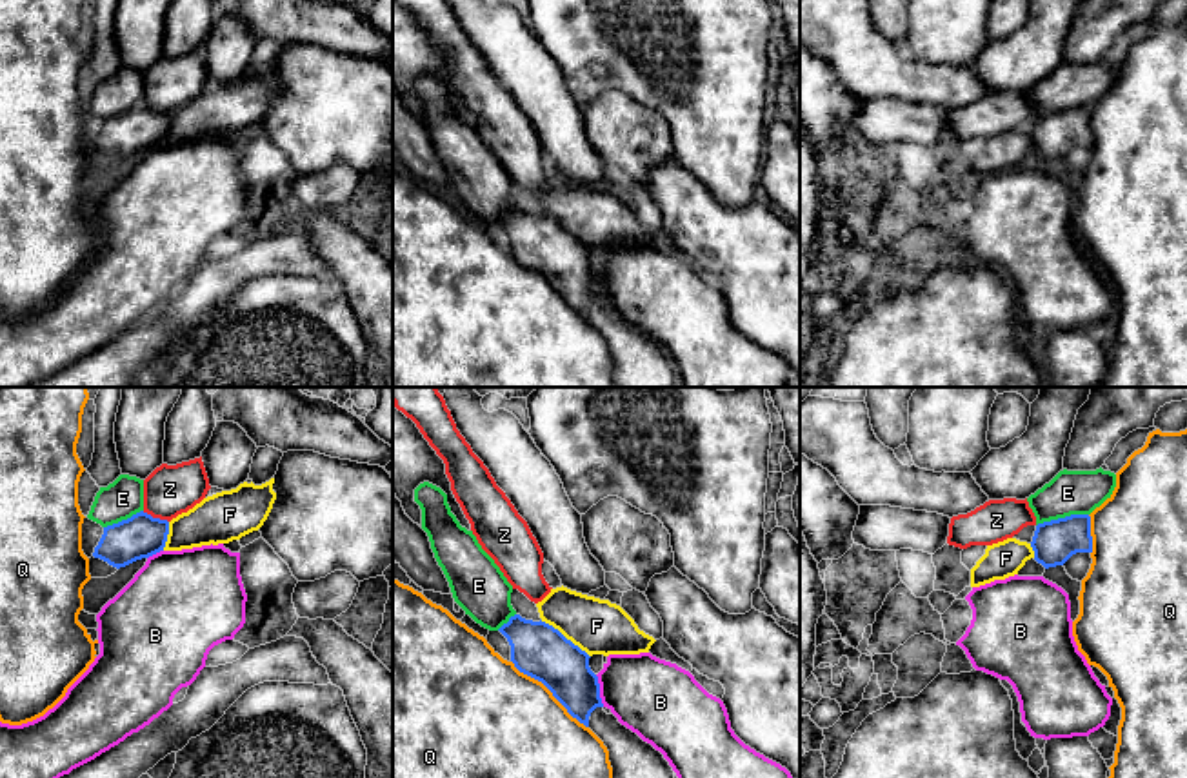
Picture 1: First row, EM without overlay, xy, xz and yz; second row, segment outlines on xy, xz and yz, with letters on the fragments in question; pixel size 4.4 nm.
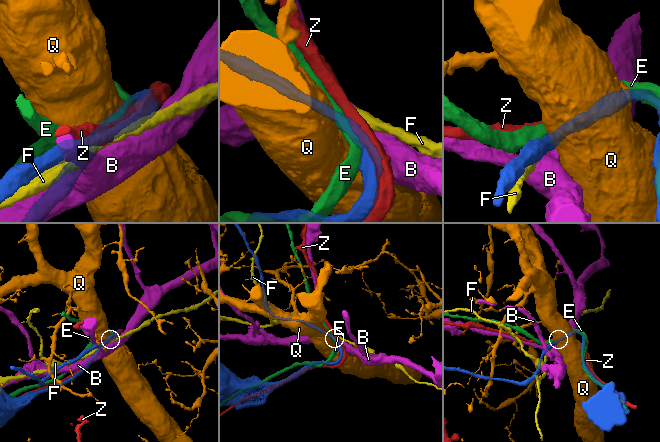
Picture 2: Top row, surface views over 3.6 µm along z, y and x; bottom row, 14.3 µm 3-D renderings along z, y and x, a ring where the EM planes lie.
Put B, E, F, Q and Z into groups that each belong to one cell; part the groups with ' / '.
B / E / F / Q / Z

